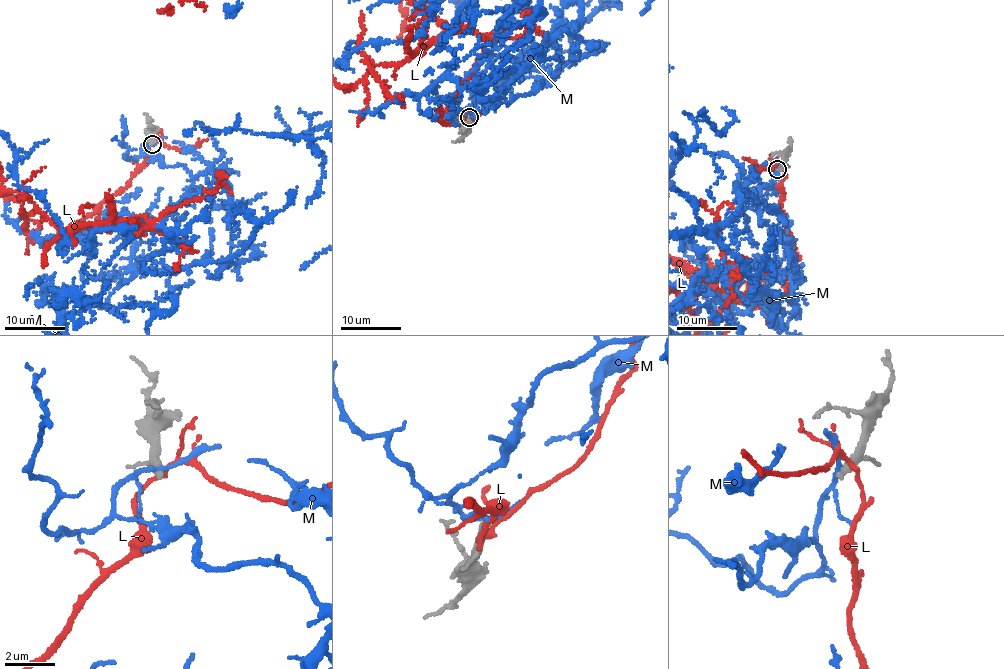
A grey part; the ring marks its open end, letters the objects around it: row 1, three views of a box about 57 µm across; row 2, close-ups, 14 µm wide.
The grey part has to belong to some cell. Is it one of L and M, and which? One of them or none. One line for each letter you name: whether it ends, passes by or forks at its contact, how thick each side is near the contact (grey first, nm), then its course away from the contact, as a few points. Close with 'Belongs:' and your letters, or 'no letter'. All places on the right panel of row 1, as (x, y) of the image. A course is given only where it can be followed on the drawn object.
Belongs: no letter

